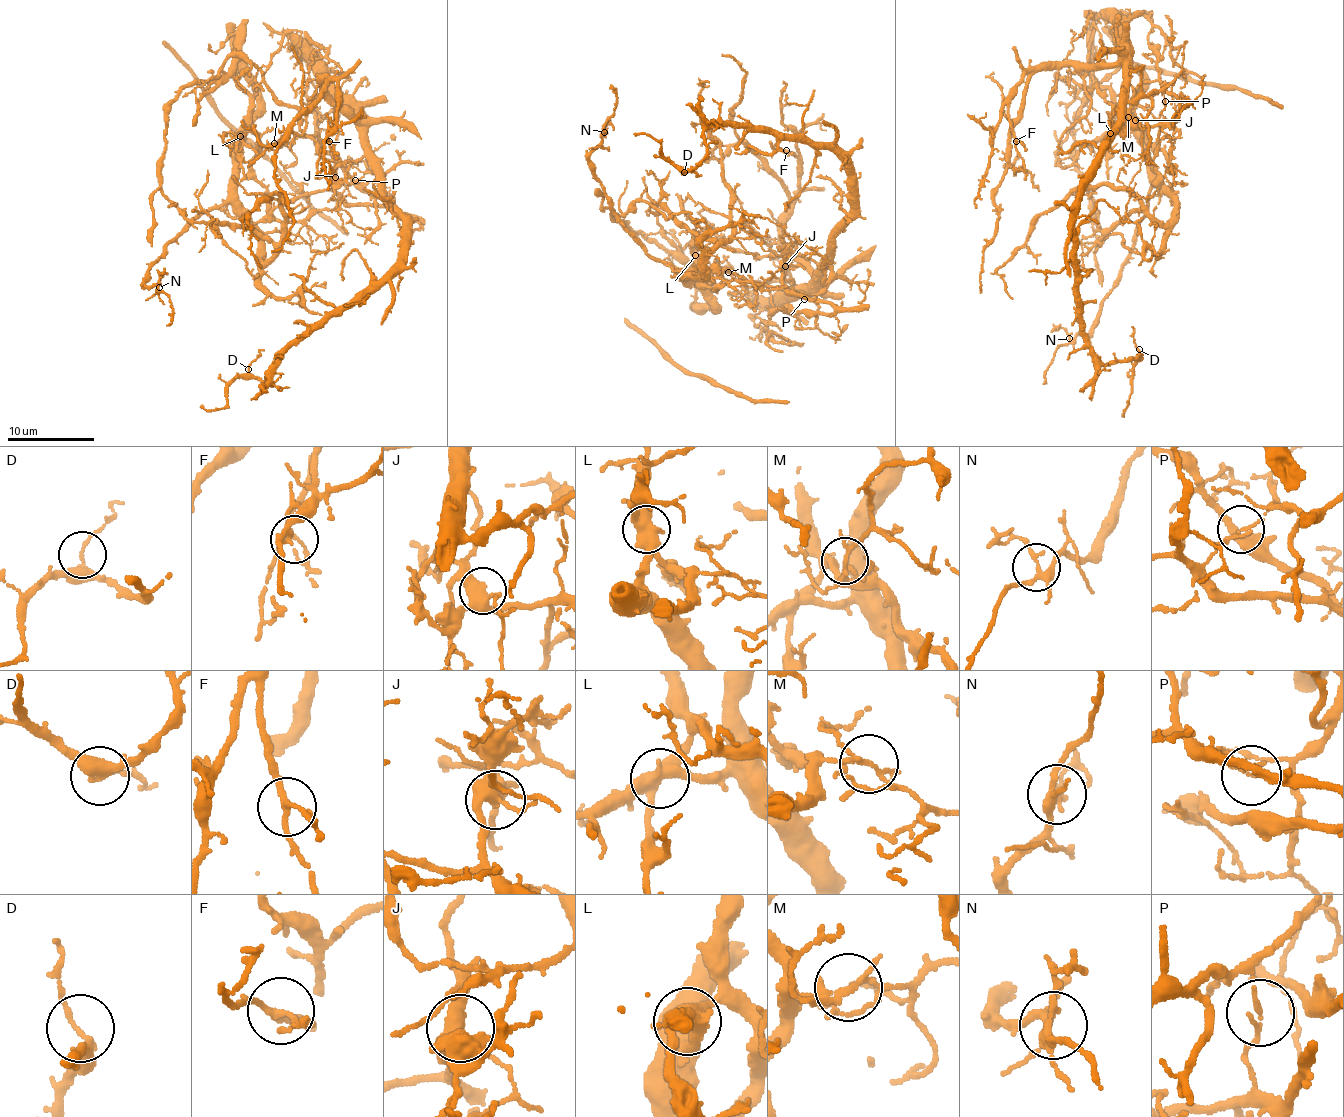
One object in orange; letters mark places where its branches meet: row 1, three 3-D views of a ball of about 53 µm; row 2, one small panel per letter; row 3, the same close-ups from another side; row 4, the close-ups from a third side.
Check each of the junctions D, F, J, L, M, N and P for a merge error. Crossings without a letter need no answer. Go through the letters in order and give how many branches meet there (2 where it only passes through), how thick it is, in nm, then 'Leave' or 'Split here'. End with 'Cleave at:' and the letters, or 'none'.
D: Branches: 2. Thickness 170 nm. Leave
F: Branches: 3. Thickness 180 nm. Leave
J: Branches: 4. Thickness 440 nm. Leave
L: Branches: 4. Thickness 480 nm. Split here
M: Branches: 4. Thickness 140 nm. Split here
N: Branches: 4. Thickness 240 nm. Leave
P: Branches: 3. Thickness 100 nm. Split here
Cleave at: L, M, P

